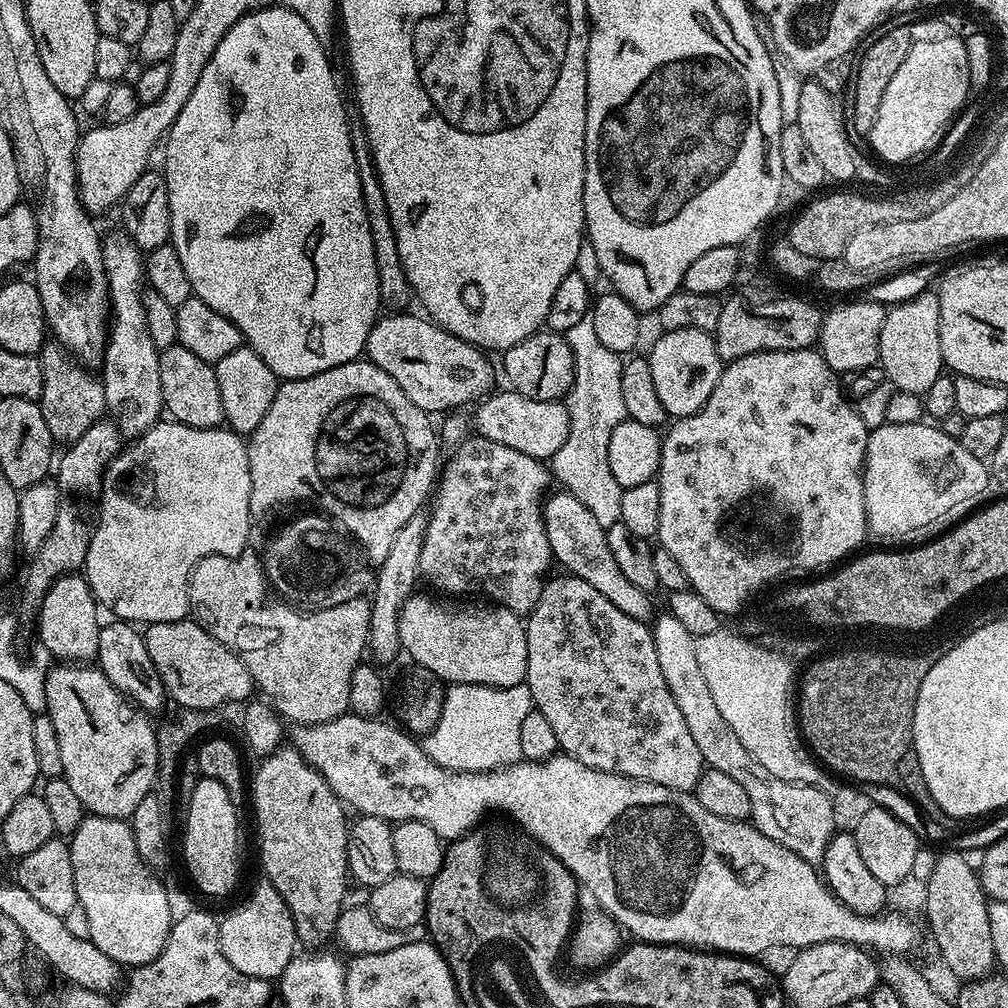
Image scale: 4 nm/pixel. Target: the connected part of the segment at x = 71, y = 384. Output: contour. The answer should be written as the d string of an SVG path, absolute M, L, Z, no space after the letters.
M55 342L45 343L38 355L42 366L42 394L38 401L42 418L46 418L46 426L50 426L50 434L57 445L78 442L78 438L82 438L82 434L86 434L86 430L105 415L104 385Z

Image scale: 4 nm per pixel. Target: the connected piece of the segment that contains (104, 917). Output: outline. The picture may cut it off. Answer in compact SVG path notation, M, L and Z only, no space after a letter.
M85 815L78 830L70 837L68 849L70 862L74 866L76 903L82 906L82 910L86 910L86 918L90 921L90 939L94 946L98 946L98 950L102 950L102 954L106 954L106 958L115 964L129 969L154 962L158 954L162 954L174 923L174 915L172 916L172 908L168 905L168 892L156 877L159 875L145 864L138 854L138 846L134 846L131 823L118 818Z

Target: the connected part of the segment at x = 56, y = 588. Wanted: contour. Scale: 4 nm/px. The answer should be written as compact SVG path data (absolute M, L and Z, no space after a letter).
M69 574L60 576L52 585L50 590L42 598L40 607L35 613L36 632L40 635L39 643L43 645L52 658L60 662L92 662L97 659L99 630L102 625L100 618L101 609L96 603L96 595L90 590L87 580L80 574Z

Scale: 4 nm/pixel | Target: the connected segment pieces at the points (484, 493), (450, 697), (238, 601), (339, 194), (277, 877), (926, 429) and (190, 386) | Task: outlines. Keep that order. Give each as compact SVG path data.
M479 434L465 440L453 452L456 453L449 458L448 465L446 460L439 473L432 508L430 504L426 538L422 542L420 575L437 588L437 593L452 598L483 598L517 614L533 612L542 598L548 567L554 564L542 511L542 501L549 491L549 465L510 446L490 442Z
M527 683L502 688L490 684L448 684L437 724L423 733L422 747L431 760L455 772L494 772L522 759L522 722L534 711Z
M245 550L240 556L207 556L196 563L192 576L188 580L188 607L197 624L201 624L209 634L218 638L218 642L222 642L222 646L226 646L230 651L236 653L238 659L246 666L246 670L250 670L253 685L259 691L261 688L269 696L265 697L285 721L292 720L293 725L321 724L345 715L349 711L350 674L354 674L356 667L365 659L366 649L368 648L368 627L370 627L370 614L372 613L371 603L365 597L363 600L360 596L352 596L349 600L342 601L341 604L333 602L326 608L305 611L308 613L303 616L300 613L303 611L297 610L291 603L281 602L279 599L276 599L277 601L271 600L268 597L268 592L270 593L270 585L264 574L264 566L255 551Z
M273 6L246 13L241 20L234 22L234 26L230 26L230 30L226 30L222 42L218 42L218 50L214 50L210 62L206 62L206 66L202 70L202 78L198 78L198 86L194 86L194 94L190 94L186 106L182 106L182 114L178 114L174 126L168 132L166 137L168 149L164 152L164 165L162 165L166 186L170 190L170 226L172 227L170 243L178 250L178 259L182 261L182 266L186 269L186 278L190 278L192 295L197 296L202 302L206 302L206 306L210 306L210 310L218 310L218 314L230 318L230 322L234 322L234 326L238 326L238 330L244 335L244 344L254 349L262 358L262 362L272 366L274 374L278 378L313 376L318 374L322 368L342 366L346 360L361 359L370 330L376 325L376 321L382 312L380 295L378 294L378 270L374 262L374 242L370 238L370 222L366 222L366 206L362 202L360 175L352 149L350 119L348 120L348 112L344 109L344 100L340 97L340 88L336 85L336 76L332 73L332 64L328 61L324 48L325 45L318 38L314 38L314 30L310 30L310 26L306 26L306 22L302 22L302 18L298 18L298 14L294 14L294 10L283 6Z
M281 746L259 761L256 773L250 776L250 804L256 811L256 836L260 839L260 864L267 883L282 894L282 902L290 910L296 927L296 939L305 949L320 950L324 942L336 934L336 923L346 908L344 891L350 885L348 871L348 826L344 820L345 805L330 790L326 778L291 746Z
M921 422L910 426L894 426L884 423L869 431L866 458L864 459L864 501L868 531L876 536L904 536L916 532L935 520L940 520L951 508L972 500L990 482L990 472L985 461L974 458L959 440L942 434L932 422Z
M178 342L174 343L161 351L158 374L162 374L164 412L172 415L169 417L175 423L191 428L218 428L225 423L215 367L198 358L198 354L186 350L186 346Z

